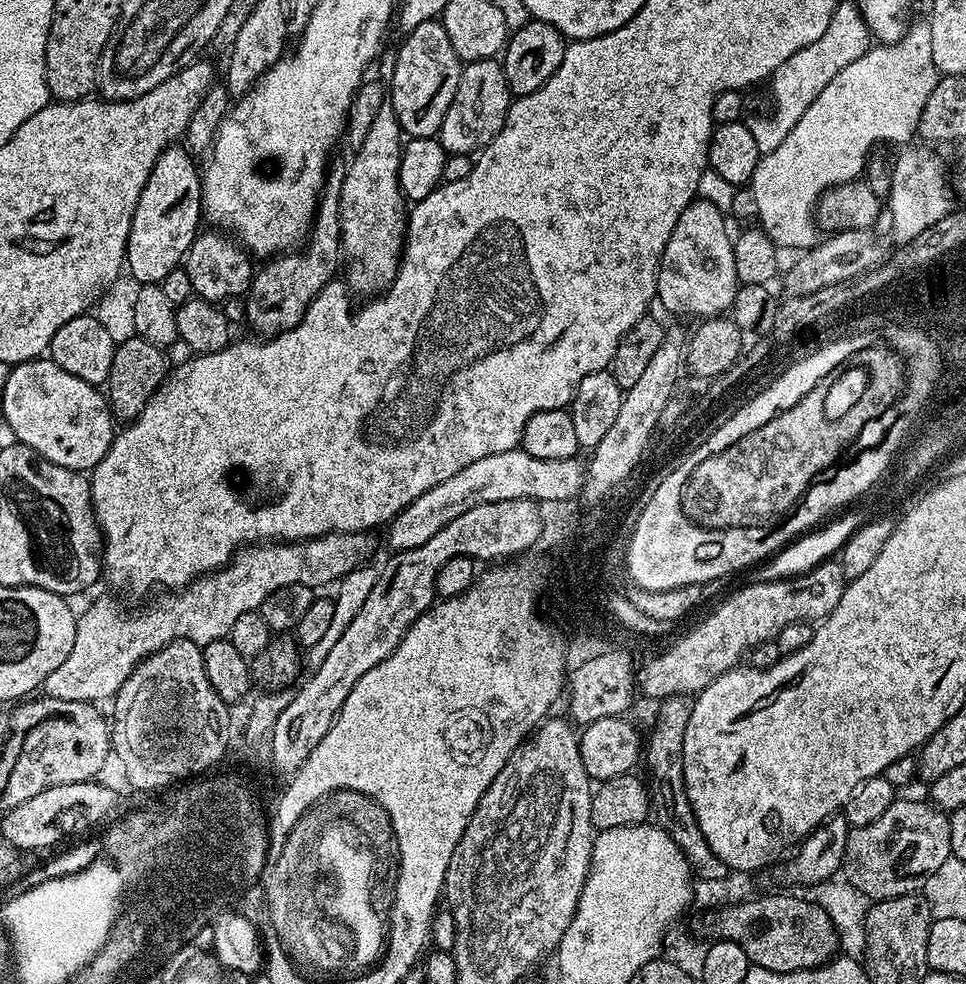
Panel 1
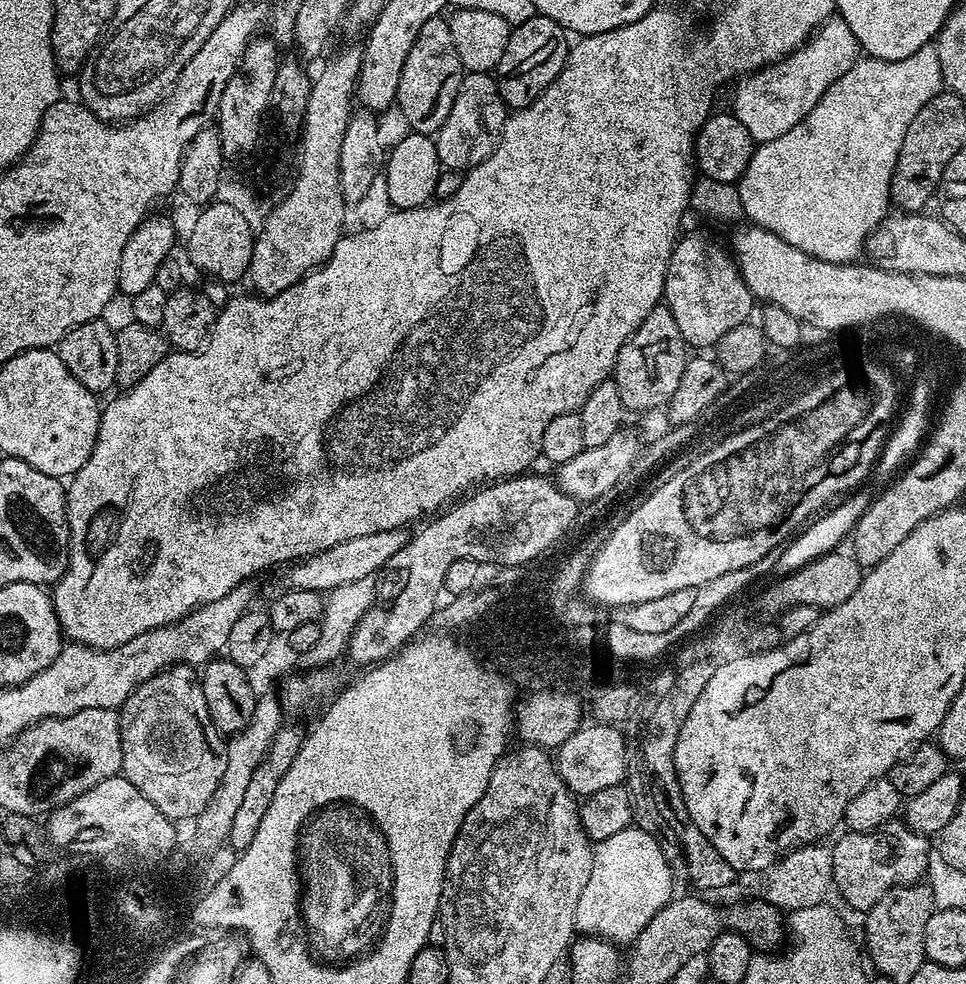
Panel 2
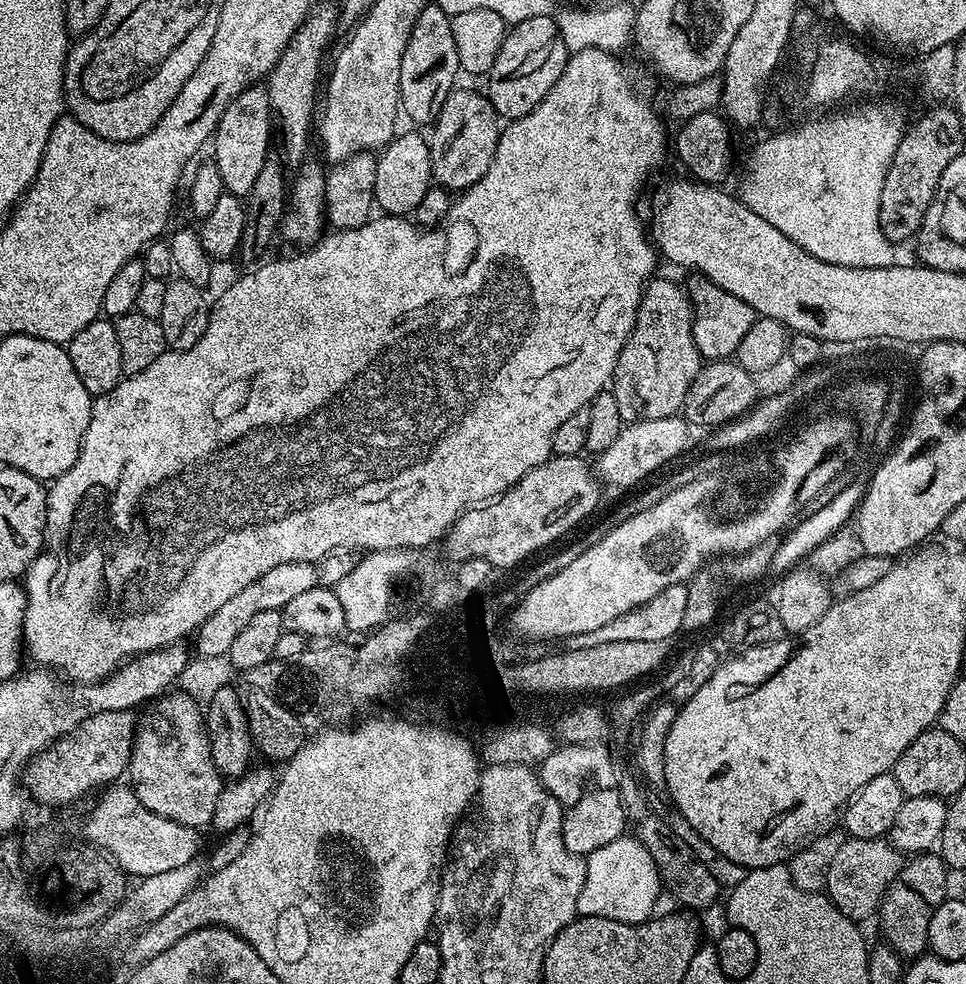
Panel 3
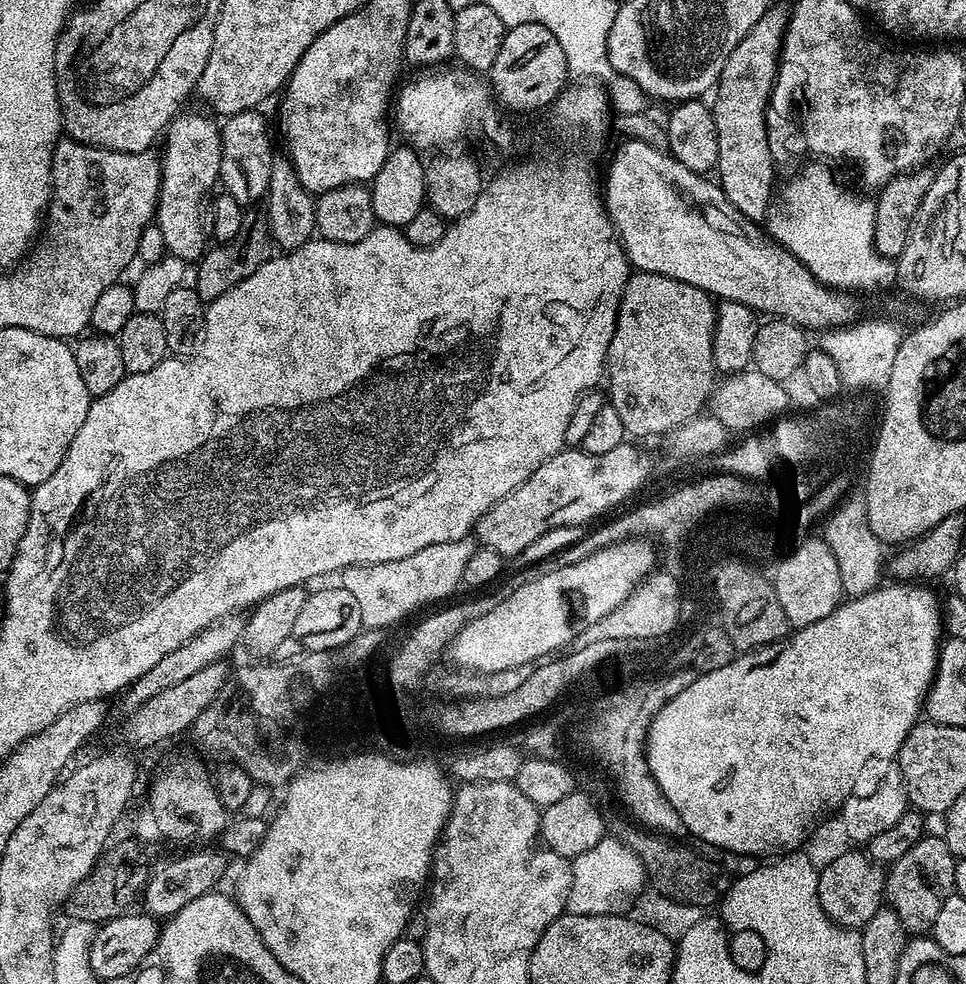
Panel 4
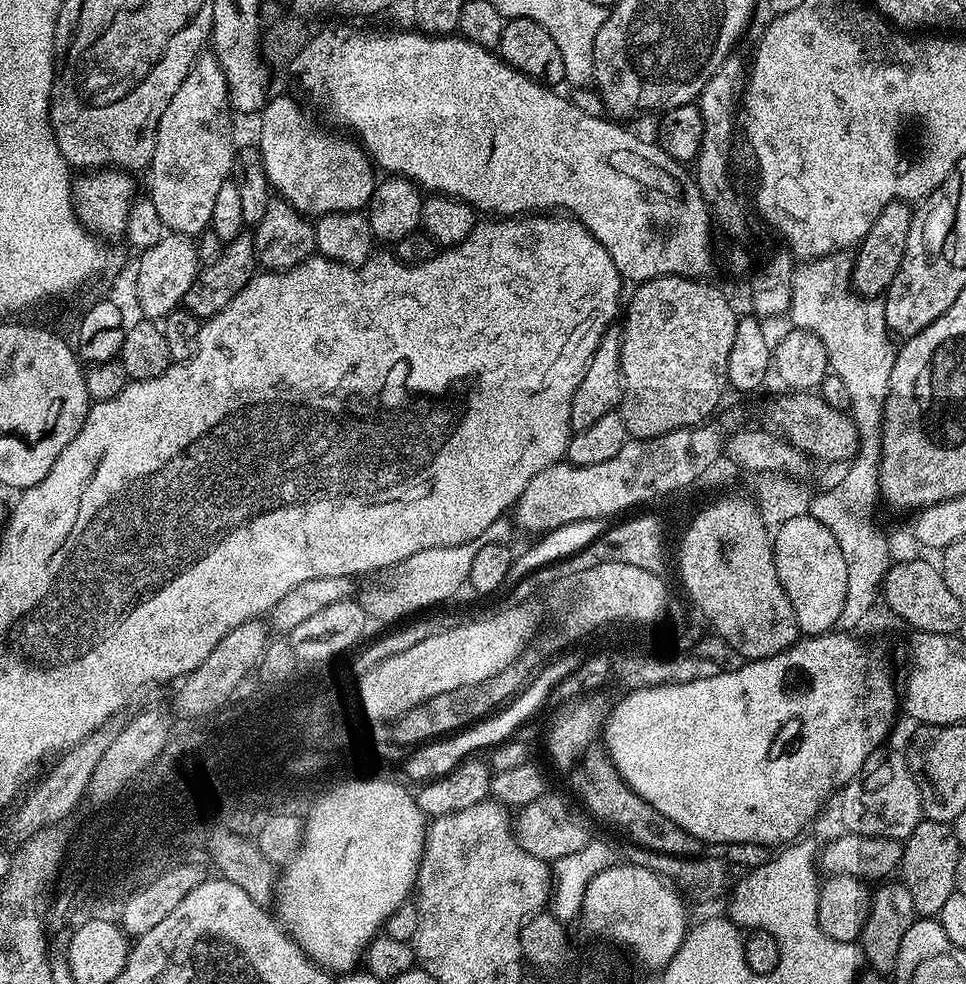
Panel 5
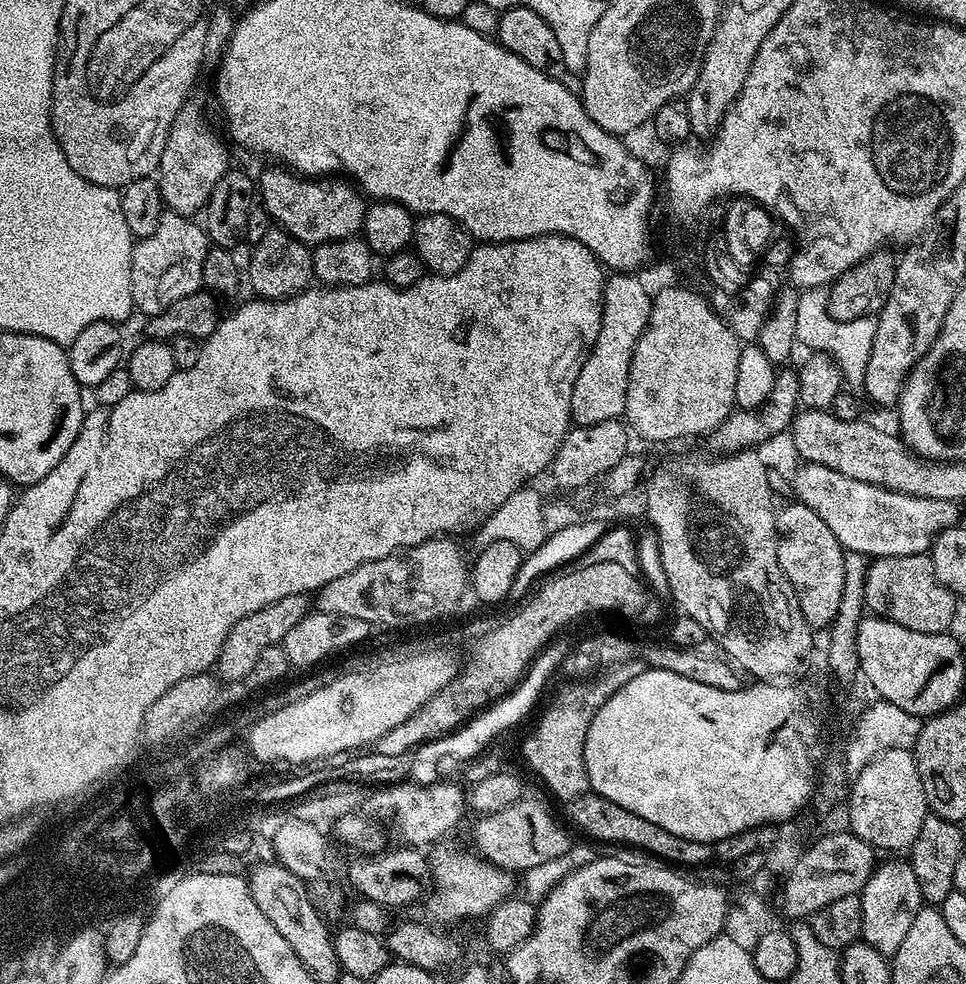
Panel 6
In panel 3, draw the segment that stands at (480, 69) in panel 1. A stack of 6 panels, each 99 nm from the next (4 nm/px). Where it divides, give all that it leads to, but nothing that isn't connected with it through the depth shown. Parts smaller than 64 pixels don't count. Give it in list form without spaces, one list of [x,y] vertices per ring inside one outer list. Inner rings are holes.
[[[457,86],[446,98],[432,130],[430,147],[433,181],[439,187],[459,194],[474,186],[474,182],[478,182],[478,178],[490,170],[490,162],[494,162],[494,150],[502,131],[502,120],[483,91],[475,92],[472,88]]]

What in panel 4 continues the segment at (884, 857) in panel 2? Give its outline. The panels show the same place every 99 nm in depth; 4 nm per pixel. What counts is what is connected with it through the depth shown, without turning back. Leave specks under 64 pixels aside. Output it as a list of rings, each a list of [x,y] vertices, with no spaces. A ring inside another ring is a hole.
[[[848,851],[831,864],[819,869],[818,902],[835,924],[845,928],[863,929],[870,918],[885,903],[884,881],[886,872],[871,856],[863,851]]]

